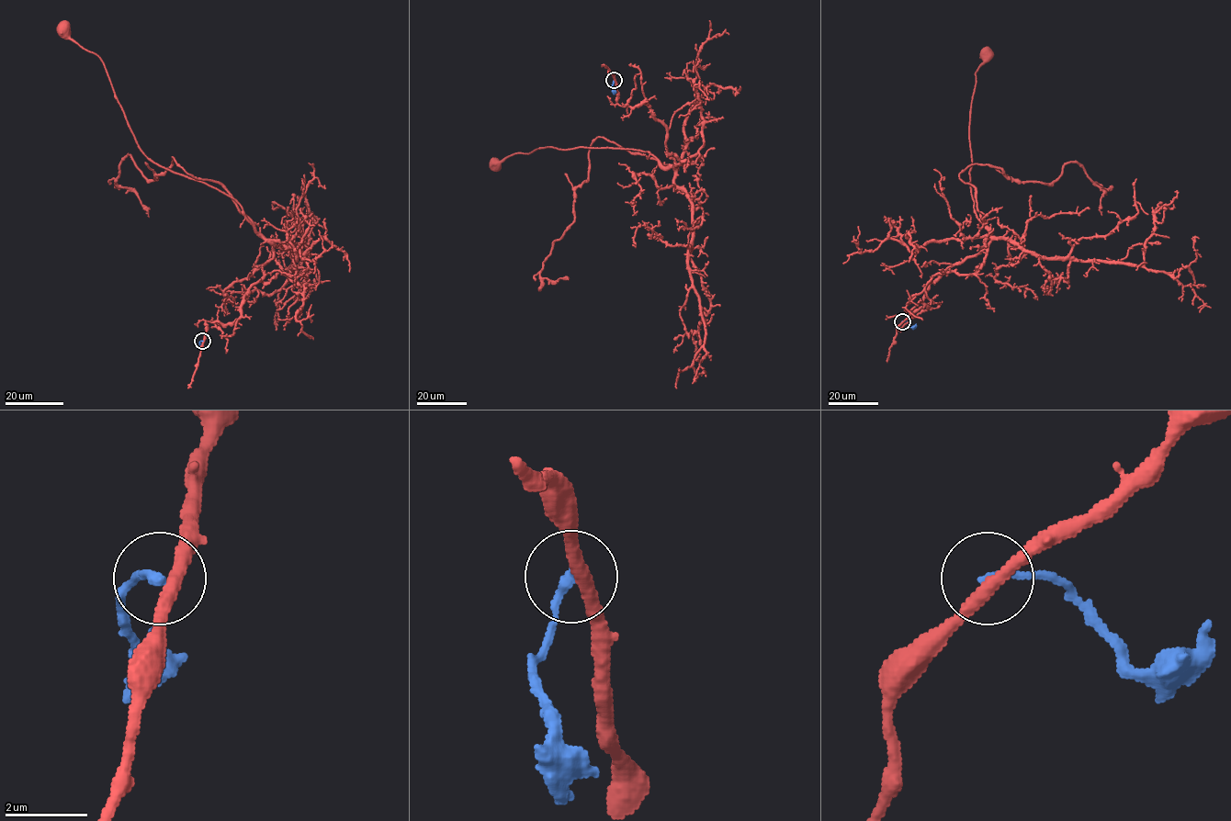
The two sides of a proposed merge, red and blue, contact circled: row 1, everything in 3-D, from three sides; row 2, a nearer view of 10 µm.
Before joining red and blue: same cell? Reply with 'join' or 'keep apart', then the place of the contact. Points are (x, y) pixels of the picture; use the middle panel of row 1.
keep apart | (614, 80)

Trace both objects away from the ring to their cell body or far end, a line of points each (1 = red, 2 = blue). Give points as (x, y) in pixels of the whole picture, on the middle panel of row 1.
1: (615, 80), (617, 103), (646, 100), (665, 127), (674, 167), (649, 151), (615, 148), (541, 147), (493, 163)
2: (615, 80), (612, 84), (615, 94)

